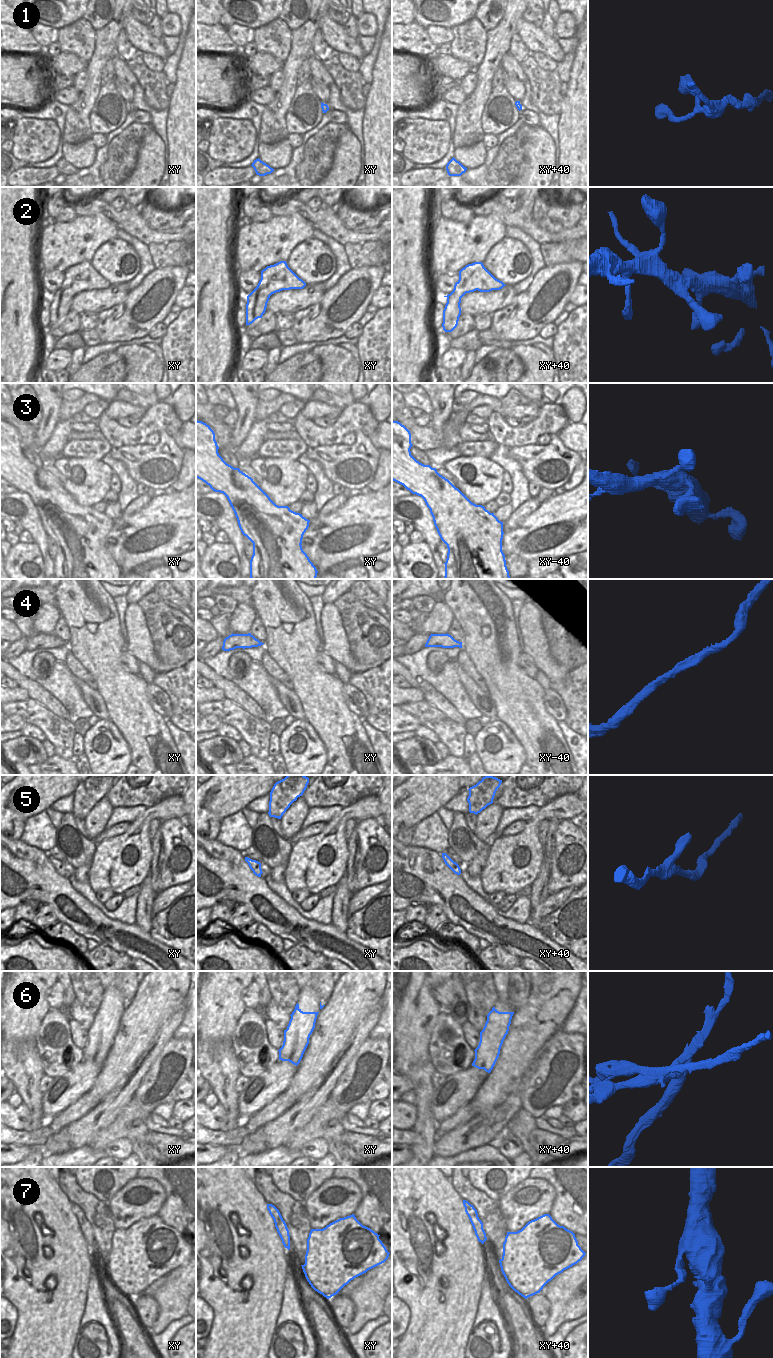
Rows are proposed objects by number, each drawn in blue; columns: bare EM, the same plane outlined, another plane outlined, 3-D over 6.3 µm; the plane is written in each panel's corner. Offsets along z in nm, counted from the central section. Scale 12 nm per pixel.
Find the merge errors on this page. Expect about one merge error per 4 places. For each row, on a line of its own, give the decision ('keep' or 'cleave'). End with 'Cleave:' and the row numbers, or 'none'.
1: keep
2: keep
3: keep
4: keep
5: keep
6: cleave
7: keep
Cleave: 6

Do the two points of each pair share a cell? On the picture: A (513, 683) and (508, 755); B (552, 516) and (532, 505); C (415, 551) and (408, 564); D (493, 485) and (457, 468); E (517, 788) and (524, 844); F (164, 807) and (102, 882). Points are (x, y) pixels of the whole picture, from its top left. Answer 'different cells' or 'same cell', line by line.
A: different cells
B: different cells
C: same cell
D: same cell
E: different cells
F: same cell

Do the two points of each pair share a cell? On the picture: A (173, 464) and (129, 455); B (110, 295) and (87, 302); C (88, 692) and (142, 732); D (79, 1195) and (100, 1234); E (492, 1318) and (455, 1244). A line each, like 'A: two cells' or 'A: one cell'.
A: one cell
B: one cell
C: two cells
D: one cell
E: two cells

